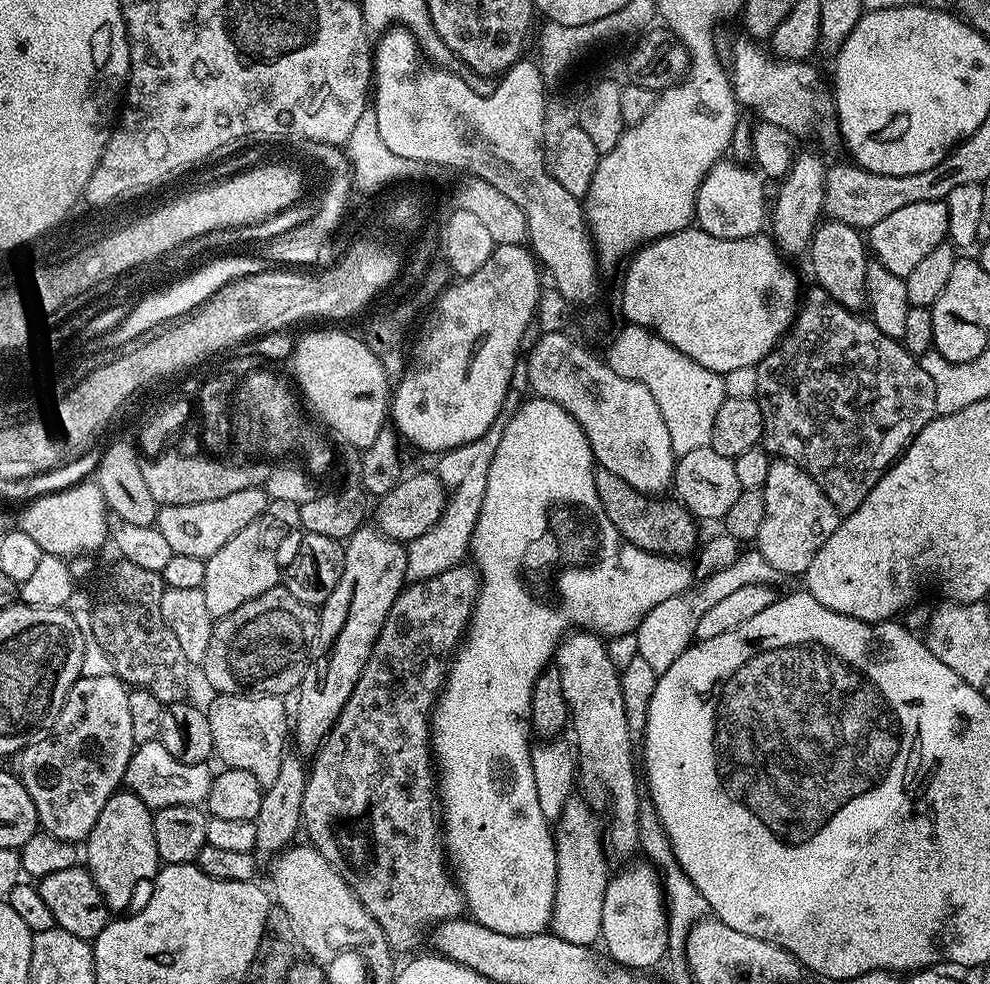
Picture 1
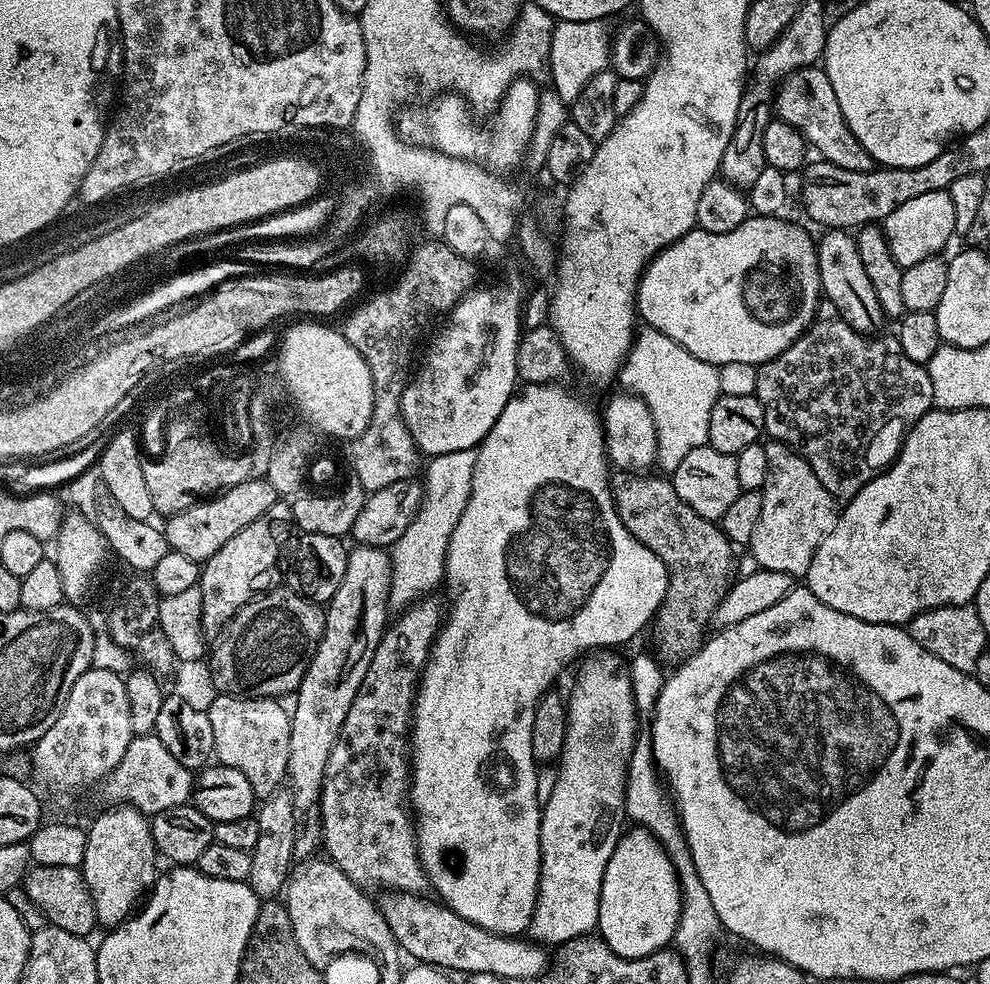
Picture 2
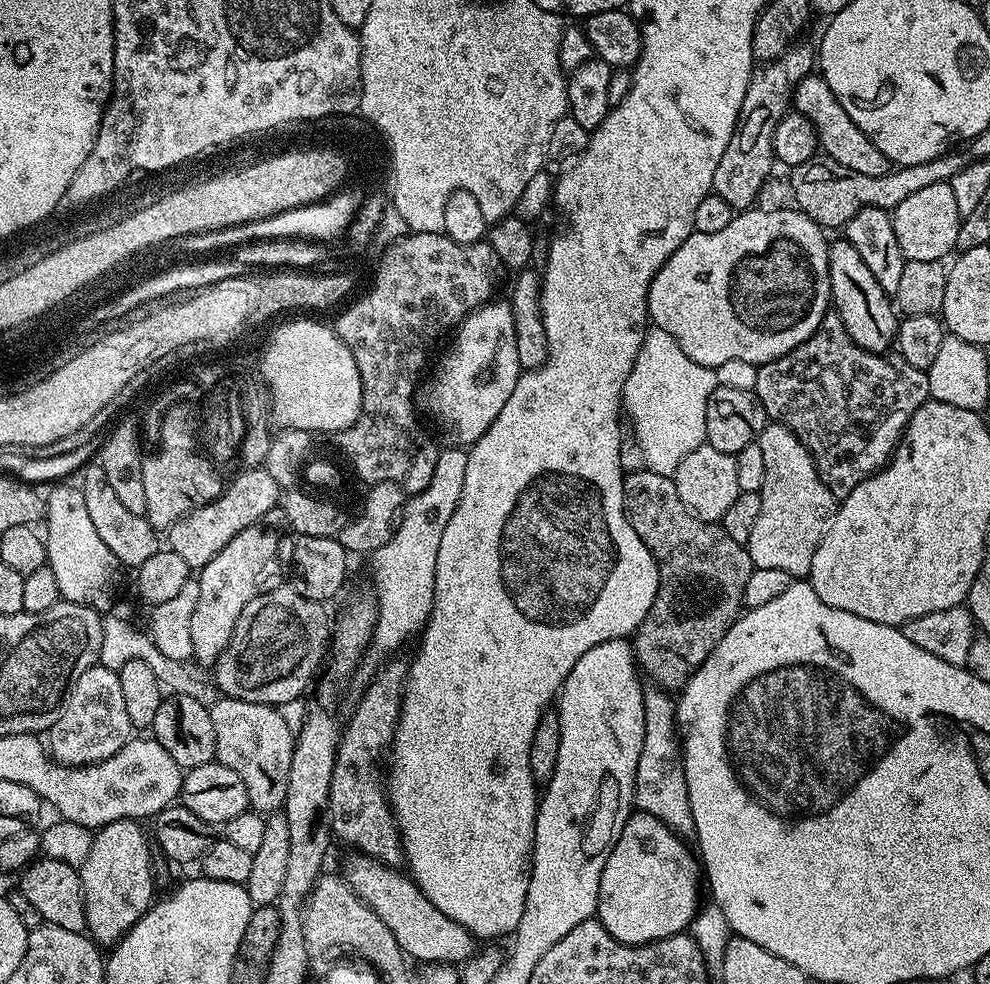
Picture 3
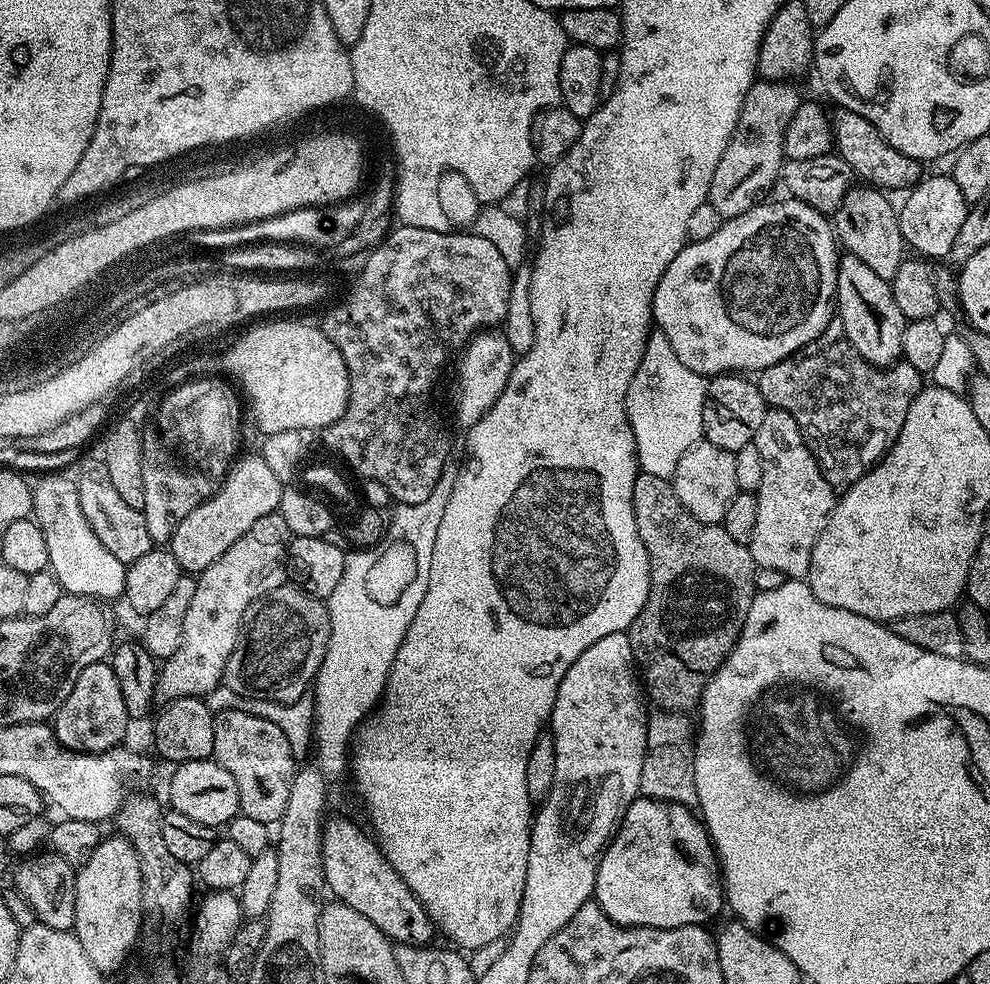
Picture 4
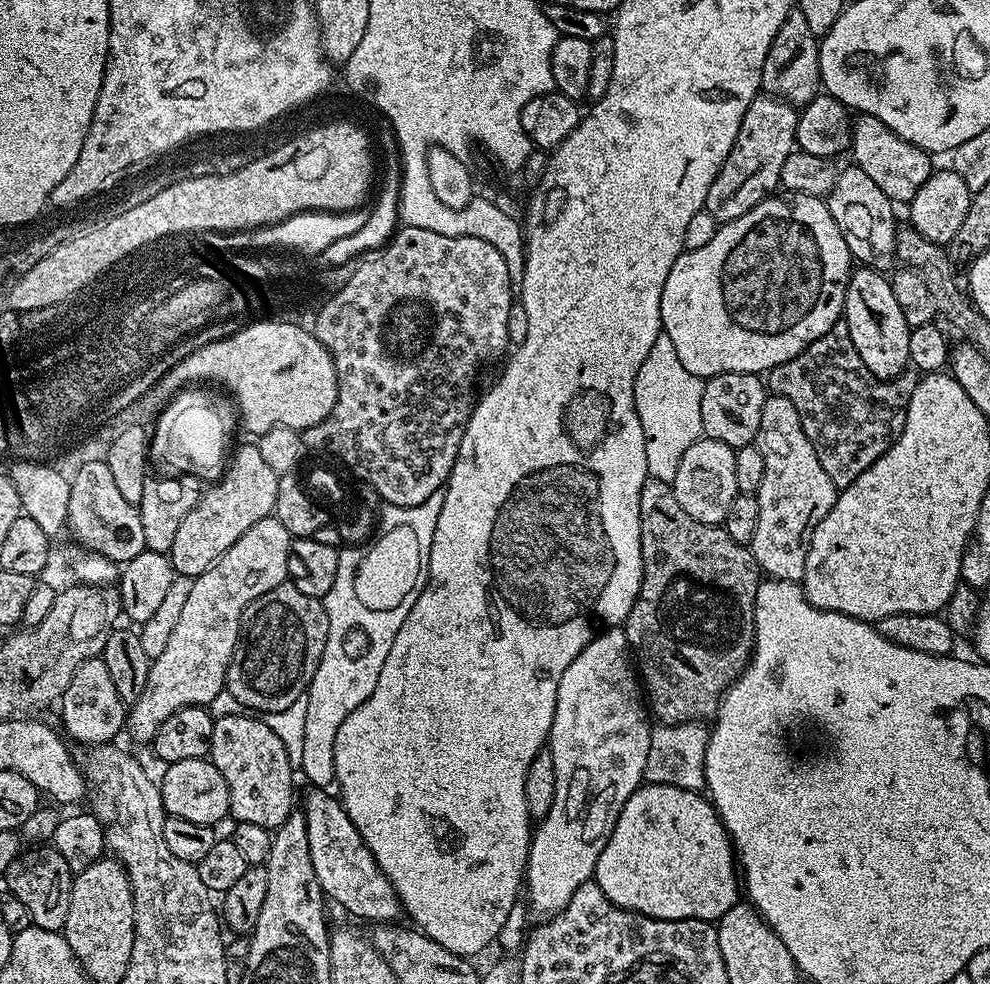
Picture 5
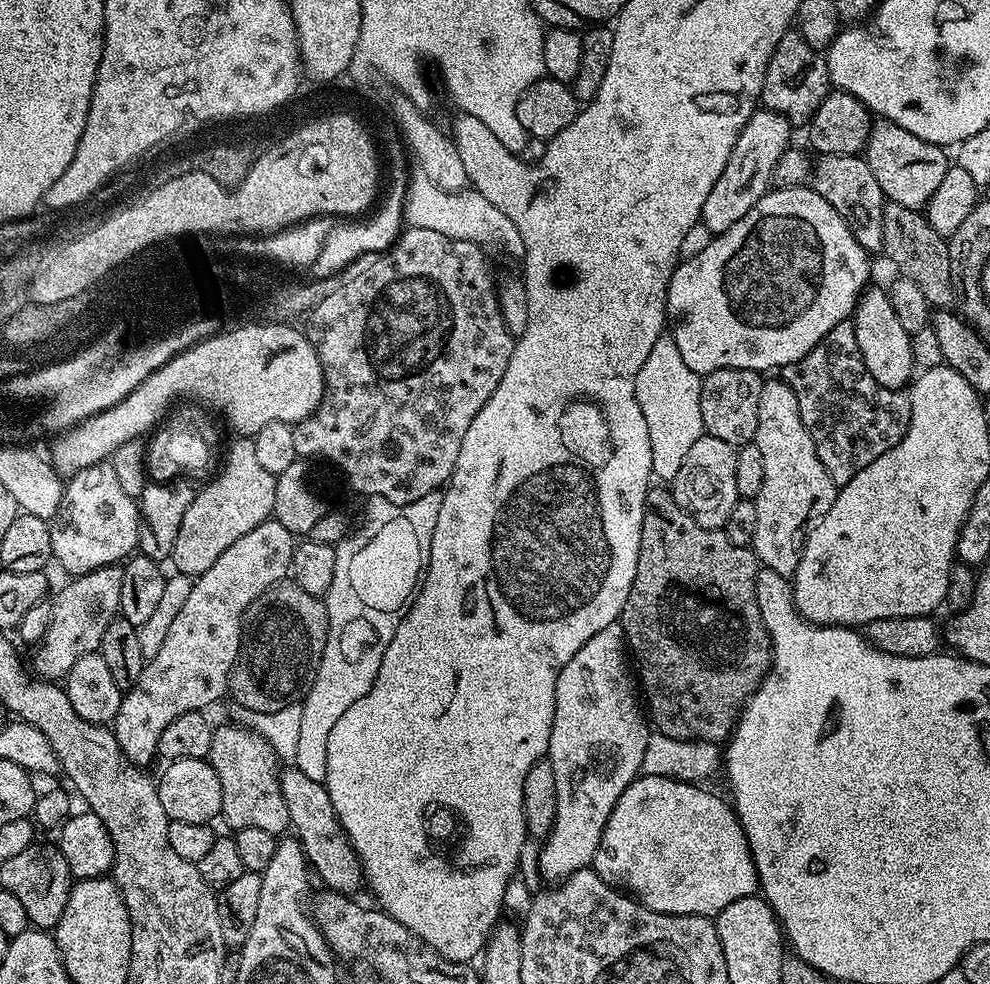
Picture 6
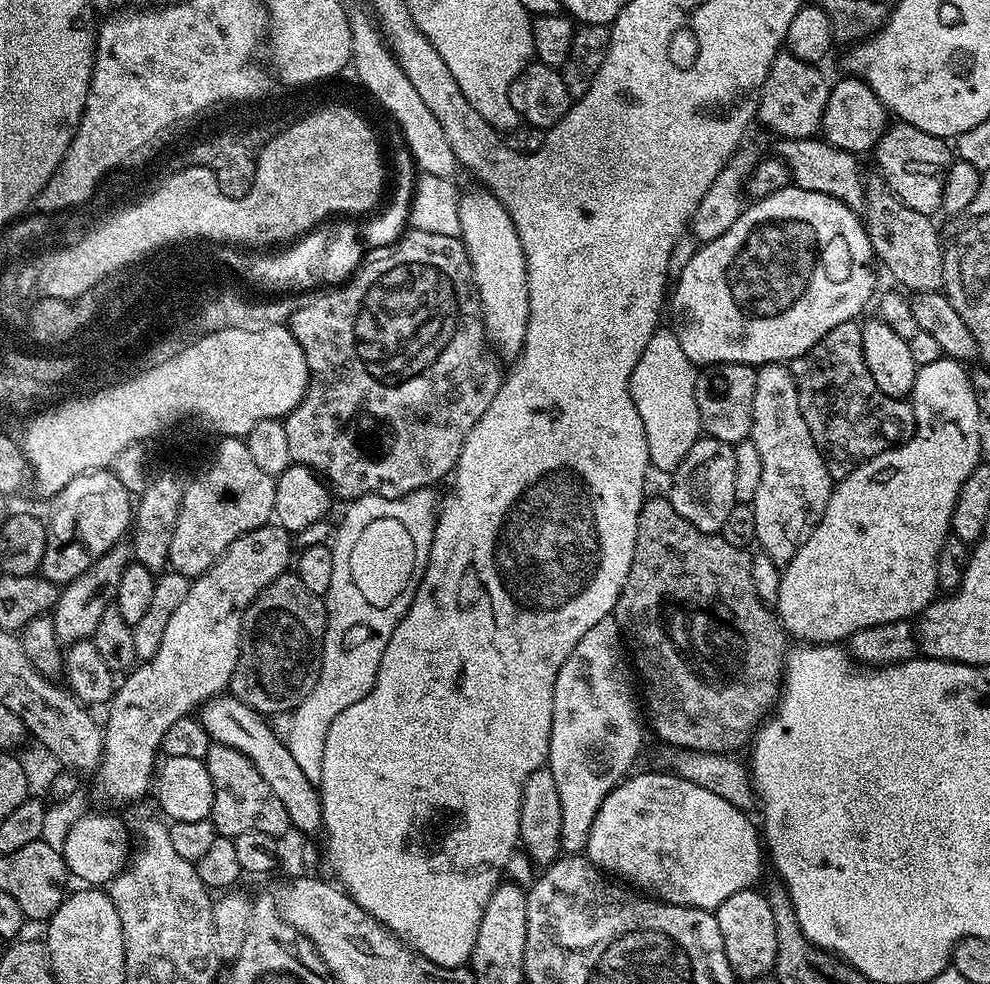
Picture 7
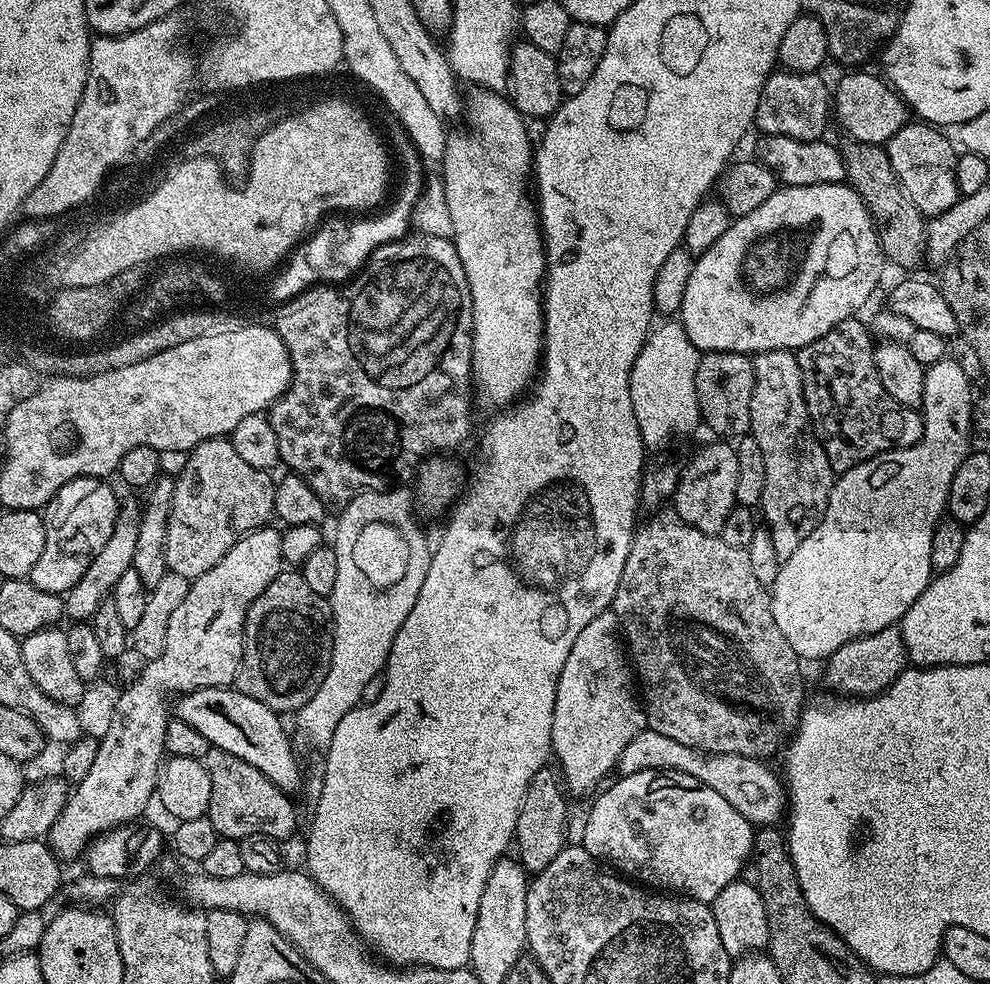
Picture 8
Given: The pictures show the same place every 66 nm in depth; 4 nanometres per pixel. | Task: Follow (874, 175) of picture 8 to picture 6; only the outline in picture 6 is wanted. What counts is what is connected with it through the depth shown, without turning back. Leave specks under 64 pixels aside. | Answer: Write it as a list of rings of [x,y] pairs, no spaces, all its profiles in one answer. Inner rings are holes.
[[[891,202],[885,203],[884,213],[882,214],[882,242],[884,243],[883,255],[888,255],[900,276],[910,278],[921,287],[922,294],[926,296],[926,300],[931,307],[946,310],[955,305],[956,292],[950,274],[948,241],[938,234],[938,230],[934,230],[934,226],[930,226],[927,215],[923,211],[914,208],[903,208]]]

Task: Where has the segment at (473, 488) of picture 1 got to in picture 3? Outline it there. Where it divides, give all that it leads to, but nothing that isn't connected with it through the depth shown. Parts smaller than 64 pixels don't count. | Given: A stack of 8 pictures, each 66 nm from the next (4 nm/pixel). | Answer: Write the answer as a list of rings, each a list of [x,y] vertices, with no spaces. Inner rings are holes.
[[[448,446],[452,448],[443,449],[438,451],[438,462],[434,470],[434,478],[430,478],[430,486],[426,486],[426,490],[415,493],[404,505],[404,517],[400,520],[398,530],[394,534],[394,538],[390,538],[390,542],[386,542],[386,546],[382,546],[371,557],[372,560],[372,580],[376,583],[376,596],[374,595],[374,603],[376,606],[376,628],[372,631],[373,649],[377,648],[380,652],[392,652],[388,654],[396,654],[400,647],[407,642],[408,639],[415,637],[417,633],[423,629],[424,624],[428,621],[428,615],[432,609],[434,602],[434,565],[438,562],[438,546],[442,542],[442,530],[446,530],[446,522],[450,522],[450,514],[454,514],[454,506],[458,506],[458,498],[462,496],[462,481],[466,478],[466,462],[468,461],[468,453],[463,447]]]

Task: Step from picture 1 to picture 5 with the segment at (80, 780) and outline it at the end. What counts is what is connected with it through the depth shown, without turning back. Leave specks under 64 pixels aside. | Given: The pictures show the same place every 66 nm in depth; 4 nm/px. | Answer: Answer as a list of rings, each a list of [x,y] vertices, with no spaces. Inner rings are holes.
[[[103,658],[82,662],[82,666],[74,670],[70,686],[66,686],[58,701],[59,708],[60,716],[64,719],[63,731],[69,737],[72,735],[80,746],[111,744],[117,739],[116,735],[126,728],[126,705],[122,698],[118,698],[118,690],[114,690],[114,681],[110,679],[110,670],[106,670]]]

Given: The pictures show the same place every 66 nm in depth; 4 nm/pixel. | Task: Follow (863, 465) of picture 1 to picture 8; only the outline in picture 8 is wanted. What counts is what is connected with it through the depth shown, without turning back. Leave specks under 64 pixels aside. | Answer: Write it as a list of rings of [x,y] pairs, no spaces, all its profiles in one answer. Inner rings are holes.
[[[860,318],[843,320],[822,338],[796,352],[804,405],[833,473],[853,468],[883,452],[914,446],[924,437],[924,417],[886,394],[874,362],[874,337]]]

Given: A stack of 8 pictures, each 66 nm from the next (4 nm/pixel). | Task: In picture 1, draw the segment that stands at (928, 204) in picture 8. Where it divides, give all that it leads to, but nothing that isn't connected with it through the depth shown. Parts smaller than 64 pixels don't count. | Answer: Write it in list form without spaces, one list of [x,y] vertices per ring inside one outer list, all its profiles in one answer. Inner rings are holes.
[[[751,38],[736,40],[732,44],[732,61],[727,61],[728,78],[732,82],[732,92],[736,96],[737,105],[757,112],[757,117],[766,122],[774,122],[774,126],[782,126],[782,130],[790,130],[797,138],[804,136],[825,136],[828,140],[836,140],[838,125],[834,115],[834,100],[830,88],[824,85],[818,69],[812,62],[802,60],[781,60],[772,55],[767,47],[761,46]]]

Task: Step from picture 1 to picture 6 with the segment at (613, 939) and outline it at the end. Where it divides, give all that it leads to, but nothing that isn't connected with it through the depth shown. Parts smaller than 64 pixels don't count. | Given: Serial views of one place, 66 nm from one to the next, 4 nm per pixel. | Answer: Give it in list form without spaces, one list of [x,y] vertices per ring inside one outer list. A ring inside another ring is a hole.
[[[643,774],[637,776],[636,779],[630,782],[630,786],[626,786],[626,790],[622,790],[622,798],[618,798],[618,802],[606,822],[606,828],[602,830],[600,845],[590,865],[592,871],[597,872],[613,888],[619,888],[625,893],[631,894],[650,910],[662,914],[674,914],[675,916],[707,916],[714,918],[722,910],[726,910],[726,906],[730,906],[730,902],[738,902],[738,898],[757,895],[760,879],[752,861],[748,839],[742,830],[739,818],[736,817],[736,809],[725,797],[724,801],[722,797],[715,796],[714,793],[707,792],[704,788],[706,787],[701,786],[699,783],[673,780],[670,777]]]

